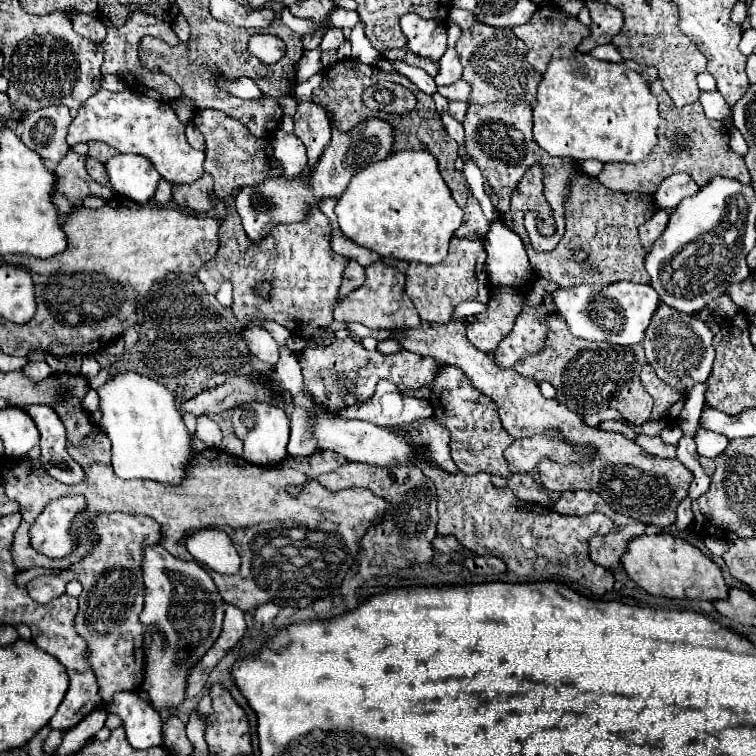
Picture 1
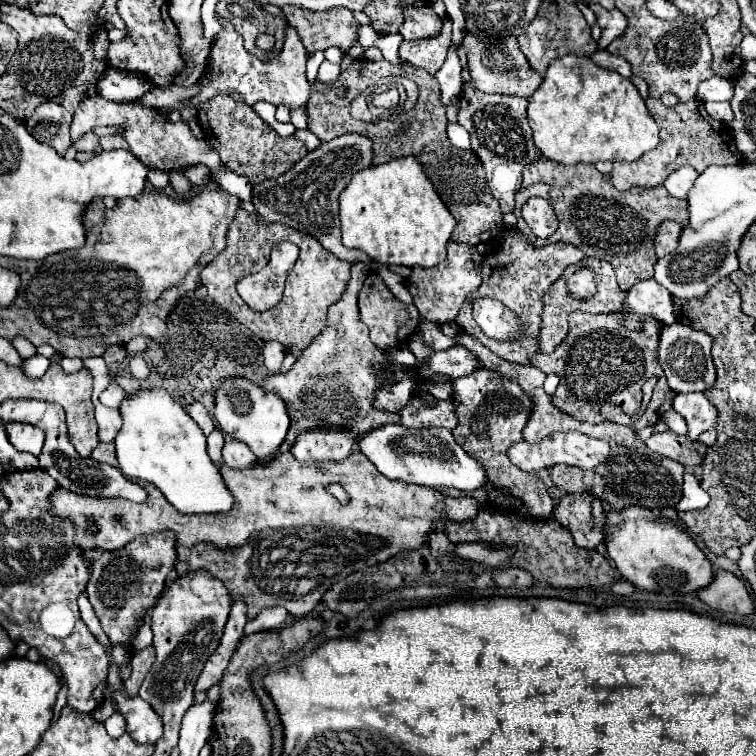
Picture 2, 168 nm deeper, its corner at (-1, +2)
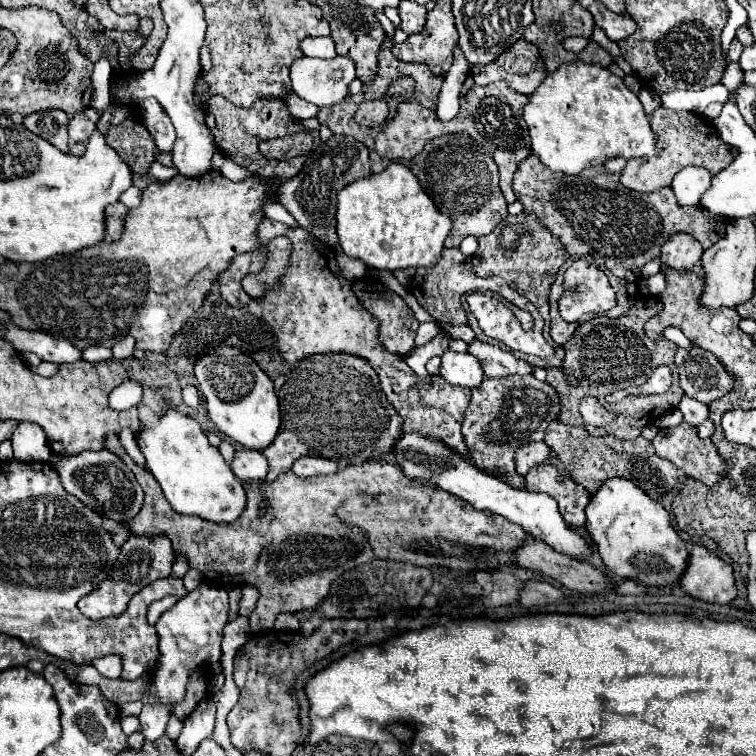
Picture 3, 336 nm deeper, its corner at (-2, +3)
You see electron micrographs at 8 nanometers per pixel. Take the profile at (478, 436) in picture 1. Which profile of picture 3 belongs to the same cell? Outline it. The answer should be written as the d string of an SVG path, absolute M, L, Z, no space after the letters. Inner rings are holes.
M512 375L500 379L484 379L484 383L472 389L470 403L462 415L462 435L472 455L474 465L504 475L506 483L522 489L524 477L514 469L514 453L520 445L530 441L542 441L546 427L558 419L560 397L546 381L538 381L534 375Z

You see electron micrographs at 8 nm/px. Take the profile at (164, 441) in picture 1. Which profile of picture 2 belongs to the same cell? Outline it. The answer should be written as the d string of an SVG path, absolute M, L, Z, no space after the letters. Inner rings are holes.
M141 388L125 396L119 414L123 426L115 436L115 454L127 478L155 484L183 514L217 514L233 506L231 492L205 452L205 434L165 388Z

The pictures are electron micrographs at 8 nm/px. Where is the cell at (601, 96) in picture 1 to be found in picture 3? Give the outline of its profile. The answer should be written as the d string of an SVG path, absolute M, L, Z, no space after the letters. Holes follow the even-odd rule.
M566 63L550 73L524 107L532 151L550 171L576 175L614 157L644 157L654 151L656 135L638 97L602 65Z

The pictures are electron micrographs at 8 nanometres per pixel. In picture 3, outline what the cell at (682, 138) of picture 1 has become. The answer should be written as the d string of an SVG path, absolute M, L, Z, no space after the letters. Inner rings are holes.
M658 107L650 115L650 125L652 130L656 132L658 155L630 159L620 175L620 183L632 191L652 193L662 187L668 187L672 183L674 175L688 165L704 167L716 175L718 171L726 169L734 159L730 155L730 145L726 145L716 135L714 127L702 115L694 115L694 113L686 113L686 111L670 111L670 109Z

